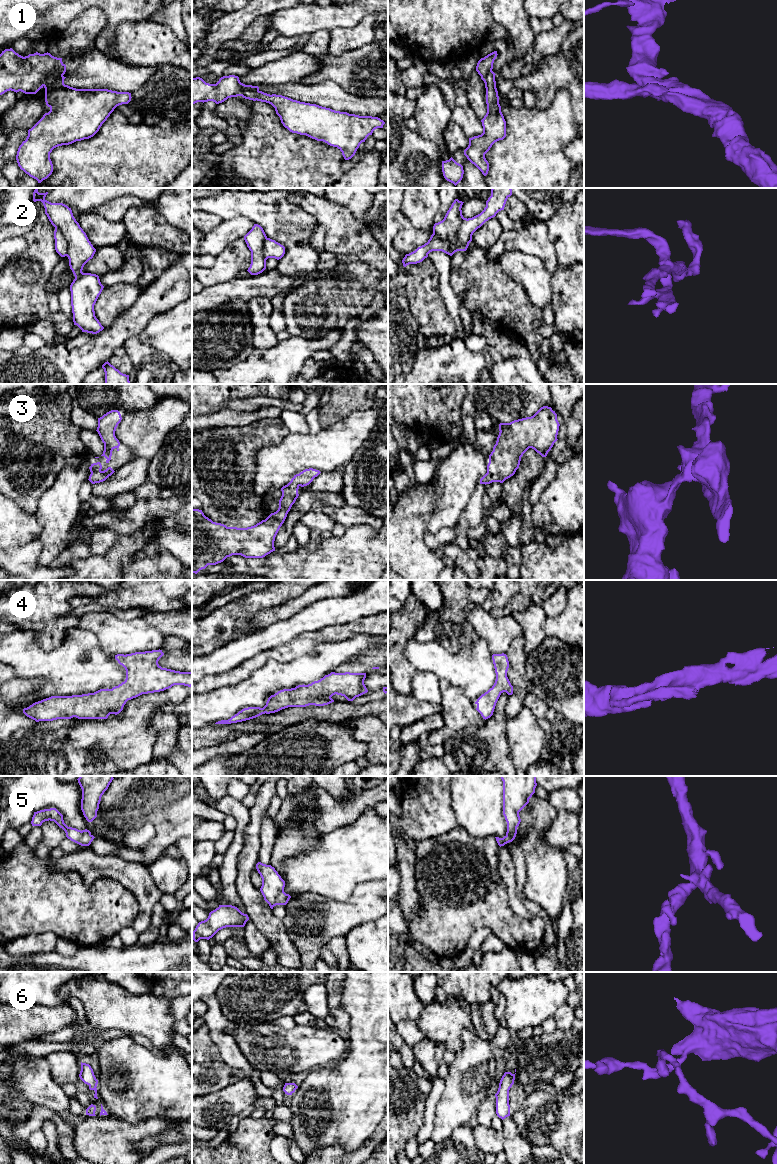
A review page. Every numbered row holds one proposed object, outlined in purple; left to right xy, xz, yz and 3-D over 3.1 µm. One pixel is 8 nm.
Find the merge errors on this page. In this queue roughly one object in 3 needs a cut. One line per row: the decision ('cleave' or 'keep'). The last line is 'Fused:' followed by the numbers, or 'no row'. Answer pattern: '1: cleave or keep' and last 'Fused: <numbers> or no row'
1: cleave
2: cleave
3: keep
4: keep
5: keep
6: keep
Fused: 1, 2

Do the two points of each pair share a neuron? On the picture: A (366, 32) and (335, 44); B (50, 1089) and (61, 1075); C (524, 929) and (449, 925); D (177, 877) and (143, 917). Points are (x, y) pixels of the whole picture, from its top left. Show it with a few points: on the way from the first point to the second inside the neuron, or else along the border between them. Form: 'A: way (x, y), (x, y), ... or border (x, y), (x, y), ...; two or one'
A: way (358, 36), (343, 40); one
B: border (46, 1061), (52, 1079), (60, 1086); two
C: way (505, 924), (501, 920), (468, 920); one
D: border (149, 872), (153, 883), (162, 892); two

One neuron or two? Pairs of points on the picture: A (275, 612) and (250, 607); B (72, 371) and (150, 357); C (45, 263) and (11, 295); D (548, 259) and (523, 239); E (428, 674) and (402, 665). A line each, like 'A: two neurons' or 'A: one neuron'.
A: two neurons
B: two neurons
C: one neuron
D: one neuron
E: two neurons

